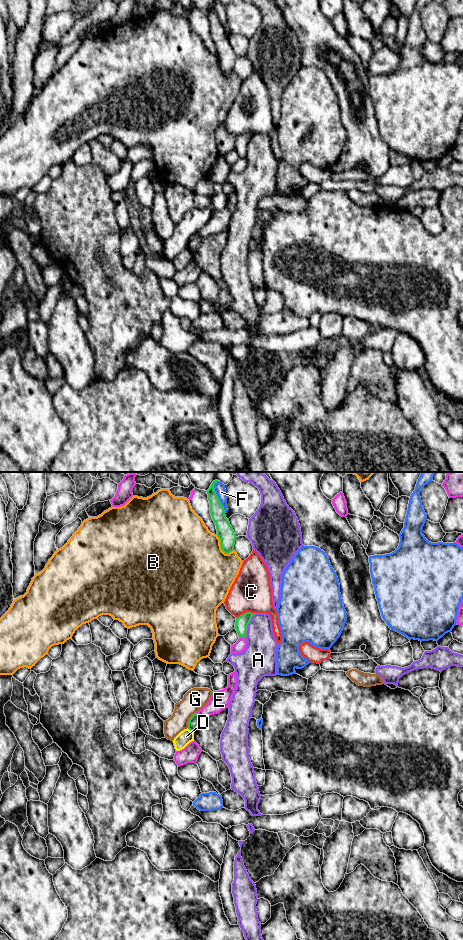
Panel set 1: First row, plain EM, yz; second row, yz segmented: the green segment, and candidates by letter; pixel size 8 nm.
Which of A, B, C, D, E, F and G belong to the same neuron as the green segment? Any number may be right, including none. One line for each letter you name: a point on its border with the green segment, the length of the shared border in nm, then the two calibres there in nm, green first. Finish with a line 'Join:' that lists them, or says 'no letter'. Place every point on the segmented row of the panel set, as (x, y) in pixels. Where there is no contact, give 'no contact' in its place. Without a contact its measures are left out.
Join: no letter

